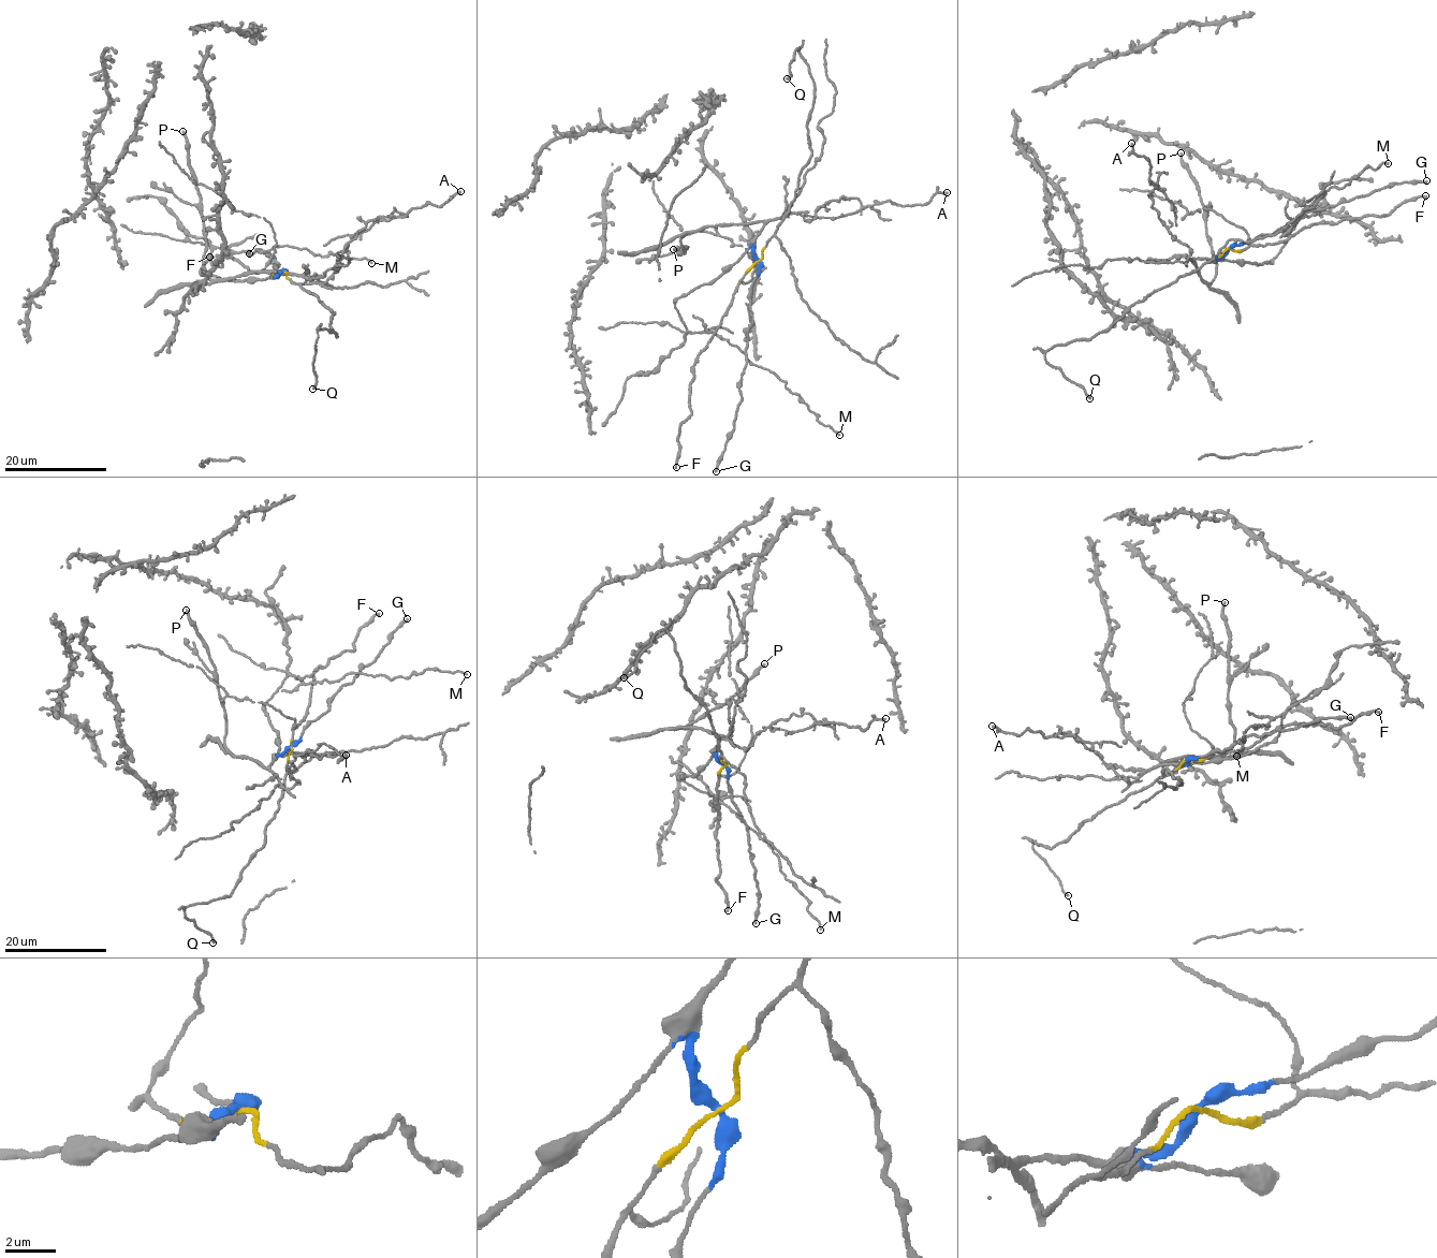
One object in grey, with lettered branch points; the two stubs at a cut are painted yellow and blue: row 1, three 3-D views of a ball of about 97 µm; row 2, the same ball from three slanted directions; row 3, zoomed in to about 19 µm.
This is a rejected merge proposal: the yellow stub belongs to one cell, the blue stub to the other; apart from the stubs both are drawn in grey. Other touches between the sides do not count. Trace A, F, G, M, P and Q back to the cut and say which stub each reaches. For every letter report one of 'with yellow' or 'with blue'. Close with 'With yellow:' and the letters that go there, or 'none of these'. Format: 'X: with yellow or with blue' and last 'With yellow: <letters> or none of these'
A: with blue
F: with yellow
G: with blue
M: with blue
P: with blue
Q: with yellow
With yellow: F, Q

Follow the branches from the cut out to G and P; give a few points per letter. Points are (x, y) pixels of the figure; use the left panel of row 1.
G: (282, 272), (276, 268), (279, 266), (274, 256), (275, 260), (258, 250), (248, 254)
P: (282, 272), (278, 276), (286, 273), (243, 273), (210, 279), (203, 273), (205, 232), (201, 198), (182, 131)

